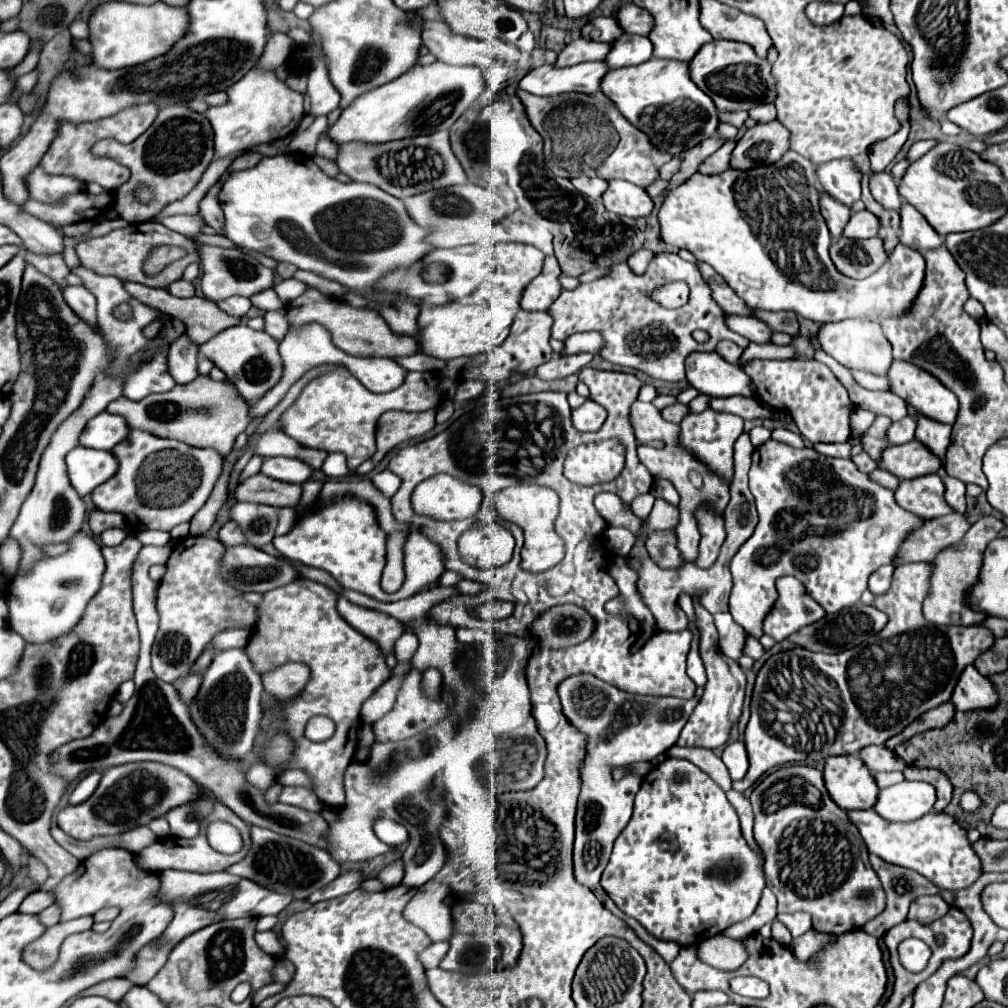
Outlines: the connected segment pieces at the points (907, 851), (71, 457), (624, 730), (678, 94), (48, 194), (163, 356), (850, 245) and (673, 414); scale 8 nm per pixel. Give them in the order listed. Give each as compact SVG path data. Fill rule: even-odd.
M873 808L869 810L849 810L849 820L859 828L867 850L889 864L897 864L903 868L911 868L929 880L933 880L939 888L959 890L971 886L981 876L981 862L973 852L967 830L963 830L953 816L945 812L929 812L913 822L887 822Z
M85 446L73 448L67 458L69 482L79 496L91 494L93 488L107 482L117 472L117 460L111 452L93 450Z
M579 674L563 680L557 692L567 720L587 736L587 744L583 748L585 758L581 760L581 794L575 818L575 878L593 892L599 892L601 898L605 892L599 890L599 878L609 862L615 838L629 822L633 798L641 786L641 776L633 772L633 764L649 762L677 742L679 732L695 710L703 690L697 688L695 696L689 700L637 696L617 690L591 674ZM617 768L627 770L621 780L613 780L613 770Z
M651 58L641 66L609 70L601 82L601 92L609 96L617 110L635 128L645 132L659 150L673 156L683 152L685 146L693 148L717 132L717 108L705 92L693 86L685 62Z
M39 166L27 176L29 194L37 202L61 202L65 194L75 194L77 190L85 192L85 184L69 176L49 176Z
M163 350L135 374L127 372L125 396L131 400L141 400L153 392L169 392L173 386L175 380L167 372L167 350Z
M839 238L831 244L831 260L841 274L859 280L877 272L885 264L887 256L883 252L881 238Z
M678 402L661 410L661 415L664 419L676 424L680 424L688 413L688 406Z

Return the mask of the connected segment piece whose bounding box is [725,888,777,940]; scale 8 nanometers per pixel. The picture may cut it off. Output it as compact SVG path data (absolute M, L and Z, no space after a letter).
M765 888L757 910L747 920L743 920L741 924L737 922L735 926L729 926L725 930L725 936L737 938L737 940L739 938L747 938L751 934L757 934L761 926L771 924L775 918L777 918L777 898L775 898L775 894L769 888Z

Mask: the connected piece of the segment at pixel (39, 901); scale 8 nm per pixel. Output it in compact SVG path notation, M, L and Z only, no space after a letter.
M38 890L30 893L19 906L18 912L36 915L54 904L55 897L50 892Z

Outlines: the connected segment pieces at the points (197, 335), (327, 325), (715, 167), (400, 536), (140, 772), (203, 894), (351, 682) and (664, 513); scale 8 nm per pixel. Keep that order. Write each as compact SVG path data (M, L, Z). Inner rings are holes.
M123 282L123 286L125 286L125 290L129 290L129 294L133 294L133 298L137 298L139 302L145 302L147 306L153 306L153 308L157 308L157 310L169 314L171 318L179 318L181 322L185 322L187 328L189 328L189 340L191 340L193 344L197 344L197 346L201 346L201 344L205 344L207 340L211 340L217 332L221 332L221 330L225 330L225 328L235 326L235 324L241 322L241 318L233 318L233 316L227 316L225 312L221 312L221 310L215 306L215 302L211 302L211 300L207 300L207 298L197 298L197 296L193 296L193 298L185 298L185 300L183 300L183 298L171 296L165 288L147 288L147 286L135 284L135 282Z
M309 287L305 293L293 300L287 306L287 322L291 328L301 328L311 322L321 324L329 334L337 348L351 356L387 356L387 358L401 358L401 356L413 356L421 348L417 346L417 340L409 336L393 334L387 326L387 322L381 318L379 312L373 310L357 310L347 306L347 303L331 296L325 296L319 290Z
M729 140L727 144L723 144L715 154L711 154L699 166L699 172L701 174L719 174L719 172L723 172L729 166L729 158L731 158L731 152L733 152L735 144L737 144L737 140Z
M407 532L389 534L387 542L387 566L382 573L381 587L384 591L392 593L397 591L405 578L403 565L403 542Z
M151 762L113 766L103 772L101 784L89 800L77 806L67 806L57 814L57 824L63 832L67 832L77 840L91 840L95 836L119 834L135 826L148 825L150 822L148 820L164 815L175 806L197 798L199 792L201 790L197 788L197 782L193 782L181 770L171 766Z
M165 870L159 876L163 880L161 888L165 888L163 890L165 898L171 900L175 906L175 916L157 940L153 940L151 944L147 944L145 948L141 948L137 952L137 962L135 962L133 970L129 970L129 974L125 976L127 980L137 982L137 984L147 984L165 966L169 952L173 950L173 946L177 946L177 942L181 942L181 938L201 930L205 926L211 926L213 922L221 922L223 918L277 916L285 906L291 904L289 894L277 894L273 890L267 890L265 886L259 886L257 882L251 882L251 880L245 880L239 876L229 876L227 872L195 874L195 872Z
M297 578L289 586L265 592L261 602L255 606L255 632L245 646L245 654L249 654L249 660L253 662L253 668L259 676L287 662L301 662L309 666L311 678L295 698L267 698L265 704L271 714L271 724L263 734L265 738L257 744L257 748L253 748L253 764L267 764L267 746L273 736L287 734L295 744L293 758L285 764L277 764L275 770L303 770L311 778L313 792L327 808L337 808L345 801L343 775L359 744L355 732L359 726L359 710L363 702L391 676L391 670L387 668L385 656L379 646L355 632L341 618L335 608L337 598L339 596L335 590L305 578ZM313 716L327 716L335 722L337 730L329 740L311 742L305 738L307 720Z
M656 499L653 509L641 526L641 538L645 542L649 530L670 530L679 524L679 510L663 499Z

